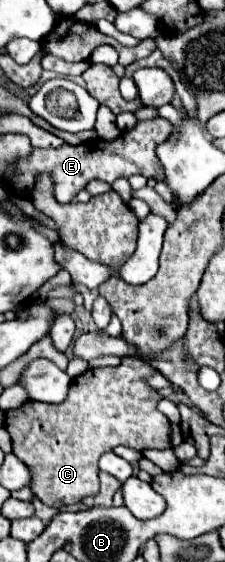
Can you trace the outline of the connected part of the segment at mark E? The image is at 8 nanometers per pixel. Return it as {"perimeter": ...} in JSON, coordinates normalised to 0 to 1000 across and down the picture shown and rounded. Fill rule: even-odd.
{"perimeter":[[[693,210],[693,214],[613,217],[613,224],[587,235],[551,235],[524,249],[498,249],[498,253],[418,246],[347,260],[276,256],[267,263],[240,263],[240,267],[151,263],[133,278],[71,285],[71,320],[124,338],[124,345],[142,345],[160,317],[178,310],[213,310],[240,324],[240,352],[276,363],[302,363],[356,338],[382,335],[400,320],[453,320],[498,327],[507,320],[542,313],[569,317],[587,310],[631,310],[649,317],[720,320],[729,302],[711,295],[711,285],[693,281],[693,260],[729,253],[756,242],[756,235],[764,235],[764,221],[729,210]]]}

